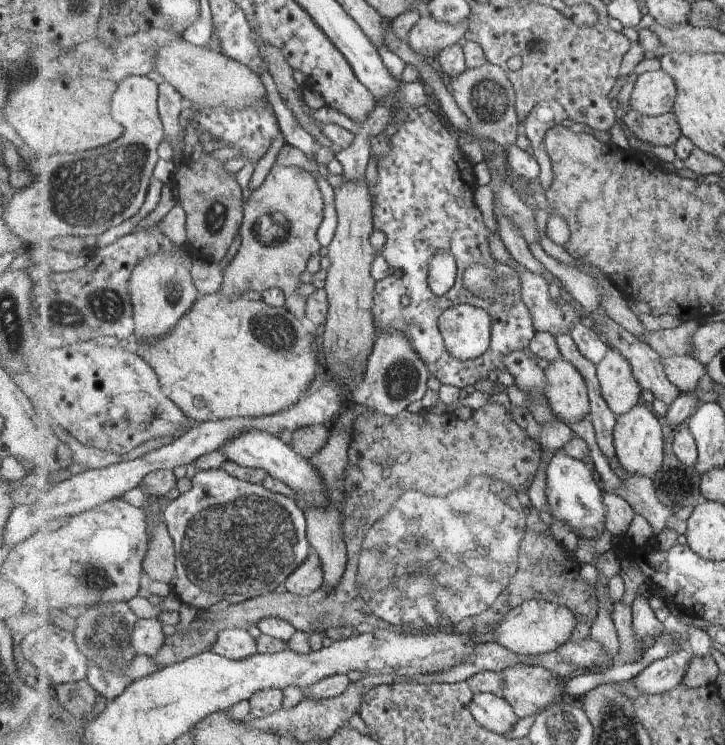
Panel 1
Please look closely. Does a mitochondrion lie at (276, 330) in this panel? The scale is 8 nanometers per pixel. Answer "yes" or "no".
yes

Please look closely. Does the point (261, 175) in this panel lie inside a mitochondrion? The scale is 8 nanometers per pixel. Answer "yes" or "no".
no

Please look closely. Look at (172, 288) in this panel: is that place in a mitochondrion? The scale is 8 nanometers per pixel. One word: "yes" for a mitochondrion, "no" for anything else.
yes

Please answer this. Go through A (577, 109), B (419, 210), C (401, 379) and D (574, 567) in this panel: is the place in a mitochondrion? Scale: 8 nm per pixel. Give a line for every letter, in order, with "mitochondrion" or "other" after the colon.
A: other
B: mitochondrion
C: mitochondrion
D: other

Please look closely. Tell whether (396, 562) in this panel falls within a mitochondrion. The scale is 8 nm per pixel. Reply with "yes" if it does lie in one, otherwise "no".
yes

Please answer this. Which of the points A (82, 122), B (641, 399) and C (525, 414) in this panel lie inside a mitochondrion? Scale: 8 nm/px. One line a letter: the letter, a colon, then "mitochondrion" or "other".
A: other
B: other
C: other

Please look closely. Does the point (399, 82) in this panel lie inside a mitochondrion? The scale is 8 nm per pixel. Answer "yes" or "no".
no

